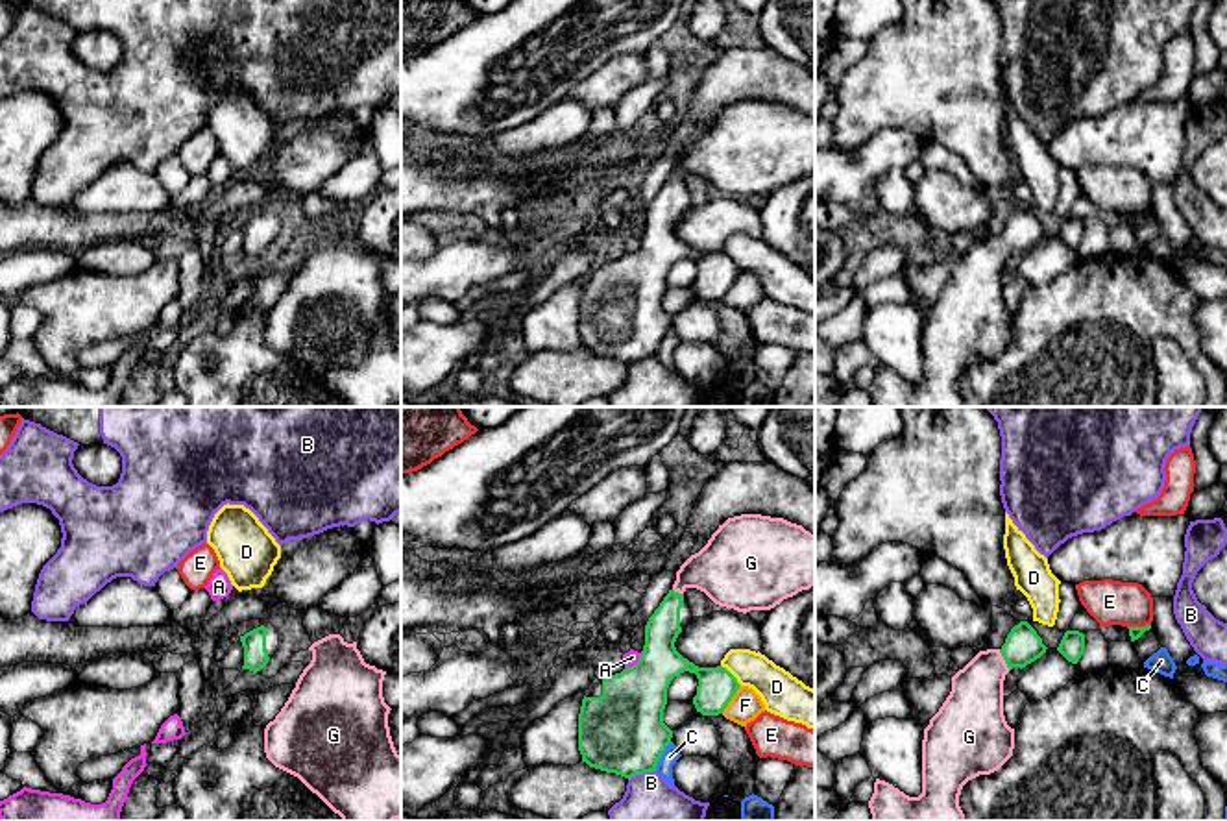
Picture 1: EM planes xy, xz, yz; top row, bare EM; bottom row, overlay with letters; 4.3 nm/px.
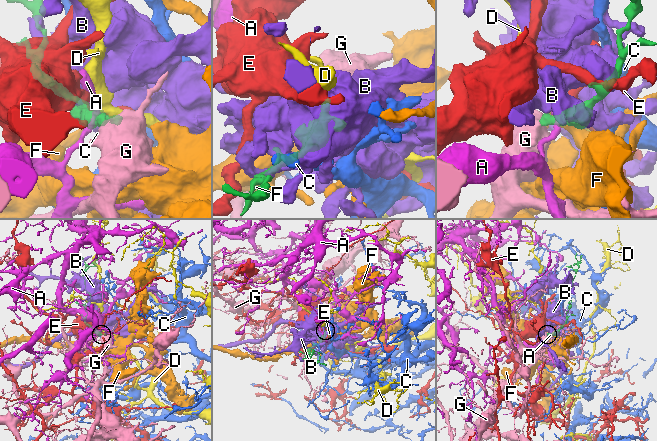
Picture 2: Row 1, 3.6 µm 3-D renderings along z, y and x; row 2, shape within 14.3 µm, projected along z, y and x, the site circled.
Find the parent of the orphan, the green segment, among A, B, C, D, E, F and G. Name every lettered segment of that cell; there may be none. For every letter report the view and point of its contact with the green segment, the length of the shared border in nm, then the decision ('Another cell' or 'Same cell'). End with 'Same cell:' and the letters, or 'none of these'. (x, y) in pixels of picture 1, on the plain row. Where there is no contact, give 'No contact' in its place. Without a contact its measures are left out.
A: Touches green at xz (636, 250). Shared border 100 nm. Another cell
B: Touches green at xz (642, 359). Shared border 130 nm. Another cell
C: Touches green at xz (660, 343). Shared border 150 nm. Another cell
D: Touches green at xz (732, 261). Shared border 130 nm. Another cell
E: Touches green at yz (1139, 213). Shared border 110 nm. Another cell
F: Touches green at xz (730, 285). Shared border 150 nm. Another cell
G: Touches green at yz (1004, 245). Shared border 110 nm. Same cell
Same cell: G

